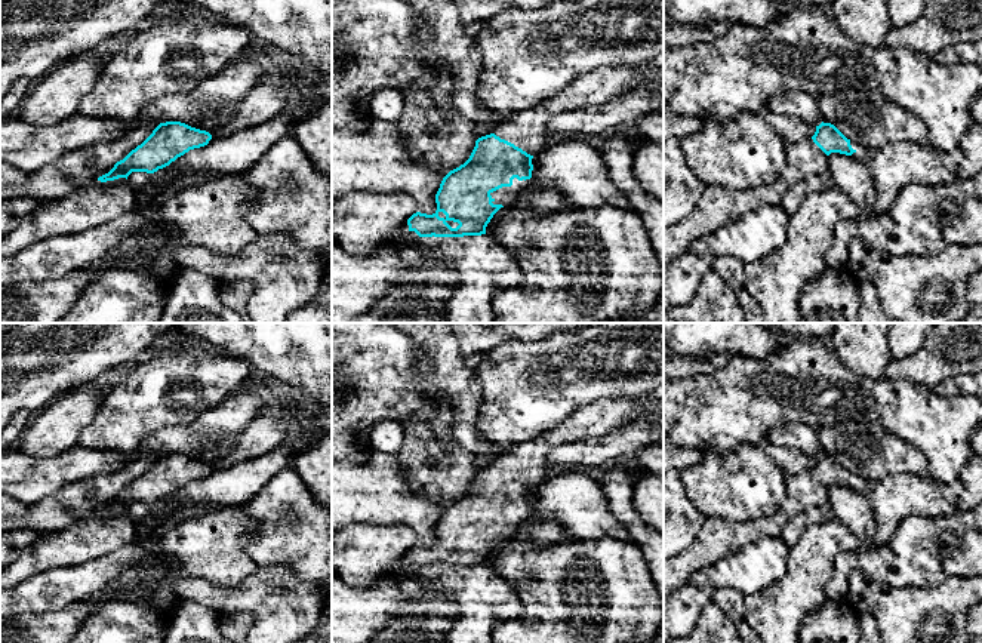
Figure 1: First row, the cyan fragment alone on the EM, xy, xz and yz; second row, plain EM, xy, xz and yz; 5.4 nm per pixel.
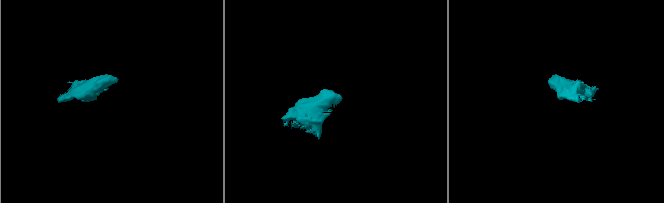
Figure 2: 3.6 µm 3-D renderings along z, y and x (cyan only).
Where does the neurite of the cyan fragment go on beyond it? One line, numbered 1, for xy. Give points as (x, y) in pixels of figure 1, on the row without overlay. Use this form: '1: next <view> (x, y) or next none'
1: next xy (139, 513)

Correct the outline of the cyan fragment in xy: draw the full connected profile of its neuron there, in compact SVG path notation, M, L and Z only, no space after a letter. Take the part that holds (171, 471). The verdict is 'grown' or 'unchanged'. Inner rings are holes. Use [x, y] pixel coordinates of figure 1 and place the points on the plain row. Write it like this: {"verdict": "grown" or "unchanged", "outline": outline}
{"verdict": "grown", "outline": "M181 453L160 455L153 465L114 499L98 510L101 514L126 510L139 526L158 501L169 498L190 482L209 476L212 467Z"}

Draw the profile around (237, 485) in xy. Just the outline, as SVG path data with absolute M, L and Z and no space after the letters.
M278 446L274 450L236 464L227 470L212 470L207 477L190 482L151 508L151 516L139 526L139 536L151 538L156 527L170 514L193 505L241 508L281 470L292 464L295 452Z

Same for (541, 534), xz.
M529 516L521 522L515 532L510 538L501 539L486 559L486 566L489 567L495 554L504 550L510 542L521 541L535 548L548 548L572 544L576 538L570 535L561 524L555 520L535 519Z

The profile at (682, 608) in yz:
M684 584L664 597L664 643L689 636L711 602L705 588Z

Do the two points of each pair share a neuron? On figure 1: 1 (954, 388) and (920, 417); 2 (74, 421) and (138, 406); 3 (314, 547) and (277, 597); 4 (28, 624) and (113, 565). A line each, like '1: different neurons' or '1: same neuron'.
1: different neurons
2: different neurons
3: different neurons
4: different neurons

